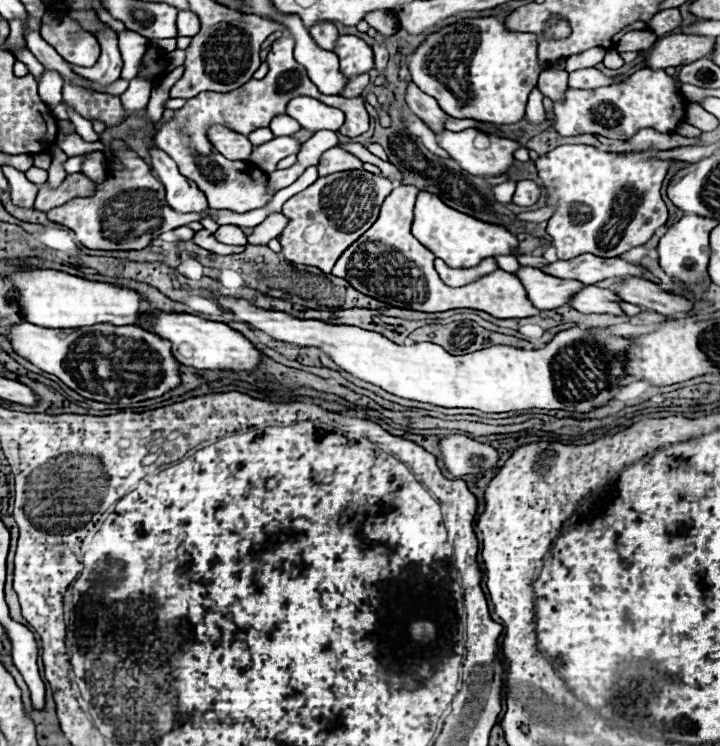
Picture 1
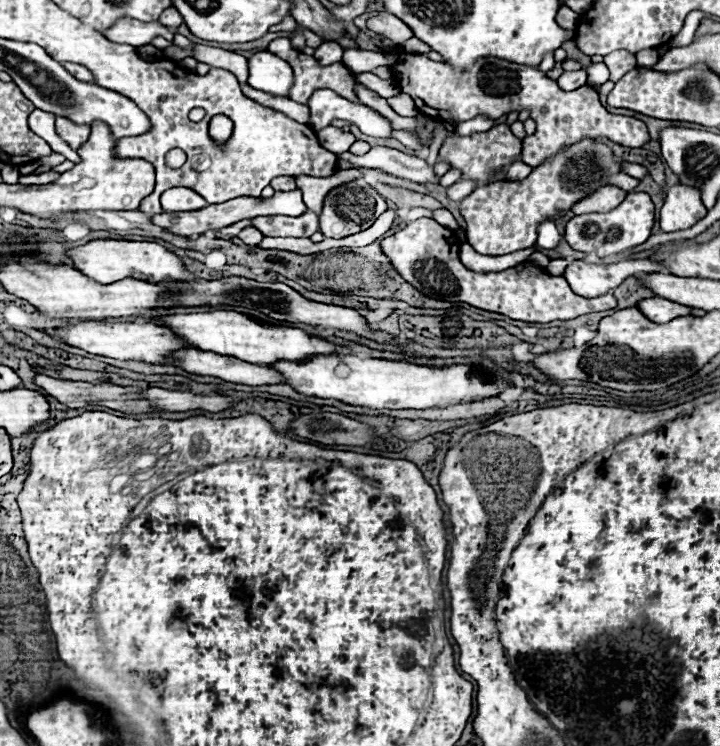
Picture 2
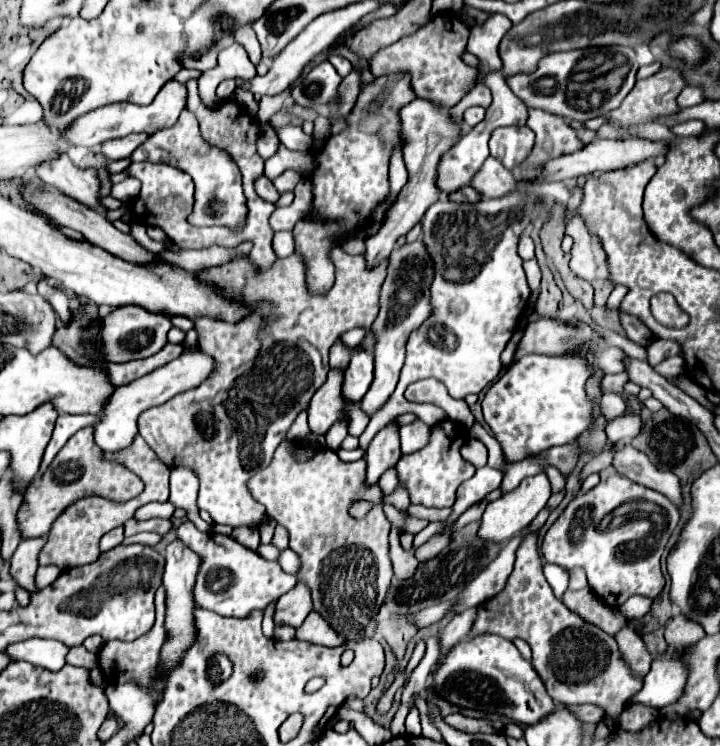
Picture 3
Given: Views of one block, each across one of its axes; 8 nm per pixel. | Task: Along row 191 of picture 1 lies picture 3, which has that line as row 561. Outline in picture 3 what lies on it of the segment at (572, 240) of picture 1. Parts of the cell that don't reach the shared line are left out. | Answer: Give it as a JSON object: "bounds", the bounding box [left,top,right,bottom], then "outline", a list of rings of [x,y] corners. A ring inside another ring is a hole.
{"bounds":[542,472,680,608],"outline":[[[614,472],[608,480],[600,482],[598,486],[588,490],[584,496],[576,496],[566,506],[560,518],[548,528],[542,542],[542,554],[546,562],[558,564],[566,570],[584,568],[588,576],[588,584],[594,590],[594,594],[602,598],[606,604],[618,608],[634,594],[656,598],[662,592],[664,576],[660,570],[660,558],[678,522],[680,522],[680,512],[674,504],[670,504],[666,496],[646,486],[640,486],[636,482],[630,482],[626,476]]]}

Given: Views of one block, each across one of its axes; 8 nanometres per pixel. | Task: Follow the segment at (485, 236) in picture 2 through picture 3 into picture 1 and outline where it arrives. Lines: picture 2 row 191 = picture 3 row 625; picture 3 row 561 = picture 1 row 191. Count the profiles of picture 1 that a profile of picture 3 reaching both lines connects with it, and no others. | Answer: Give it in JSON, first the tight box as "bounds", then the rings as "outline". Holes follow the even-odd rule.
{"bounds":[514,180,540,206],"outline":[[[520,180],[514,192],[514,204],[518,206],[532,206],[540,198],[540,186],[532,180]]]}

